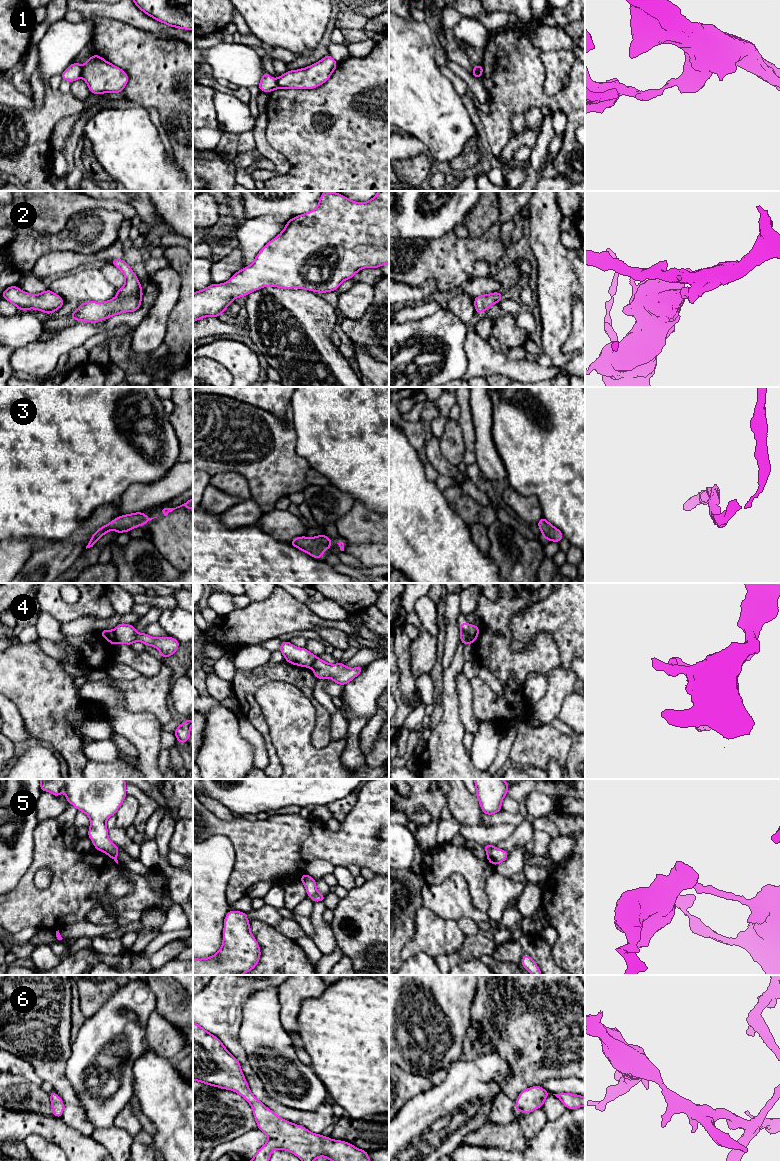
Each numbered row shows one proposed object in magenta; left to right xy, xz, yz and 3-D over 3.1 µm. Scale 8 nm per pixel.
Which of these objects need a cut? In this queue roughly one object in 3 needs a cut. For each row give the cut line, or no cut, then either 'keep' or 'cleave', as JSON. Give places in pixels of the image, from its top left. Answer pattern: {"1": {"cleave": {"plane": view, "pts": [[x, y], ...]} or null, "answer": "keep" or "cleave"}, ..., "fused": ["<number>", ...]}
{"1": {"cleave": {"plane": "xy", "pts": [[83, 66], [81, 76]]}, "answer": "cleave"}, "2": {"cleave": null, "answer": "keep"}, "3": {"cleave": null, "answer": "keep"}, "4": {"cleave": {"plane": "yz", "pts": [[461, 630], [468, 635], [472, 642]]}, "answer": "cleave"}, "5": {"cleave": null, "answer": "keep"}, "6": {"cleave": null, "answer": "keep"}, "fused": ["1", "4"]}

